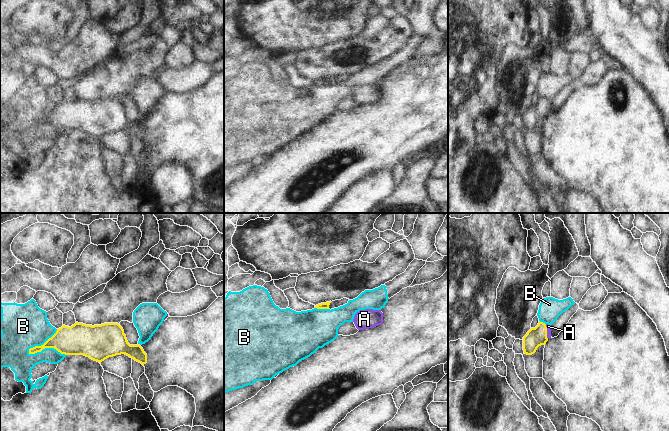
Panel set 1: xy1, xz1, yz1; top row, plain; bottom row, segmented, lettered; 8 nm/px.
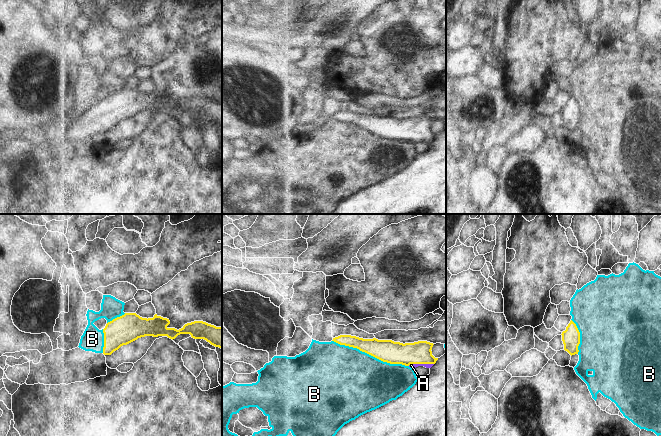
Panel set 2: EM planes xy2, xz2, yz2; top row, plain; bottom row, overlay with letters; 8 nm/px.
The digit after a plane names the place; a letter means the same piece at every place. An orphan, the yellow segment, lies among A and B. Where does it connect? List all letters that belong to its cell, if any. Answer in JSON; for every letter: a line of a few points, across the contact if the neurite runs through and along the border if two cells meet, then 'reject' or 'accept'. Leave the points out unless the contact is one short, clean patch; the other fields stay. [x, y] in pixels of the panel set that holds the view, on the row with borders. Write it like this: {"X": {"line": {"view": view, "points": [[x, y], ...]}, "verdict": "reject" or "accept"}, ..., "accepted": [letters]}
{"A": {"line": {"view": "xz2", "points": [[391, 352], [411, 354], [420, 363], [413, 363], [411, 365]]}, "verdict": "accept"}, "B": {"verdict": "reject"}, "accepted": ["A"]}

